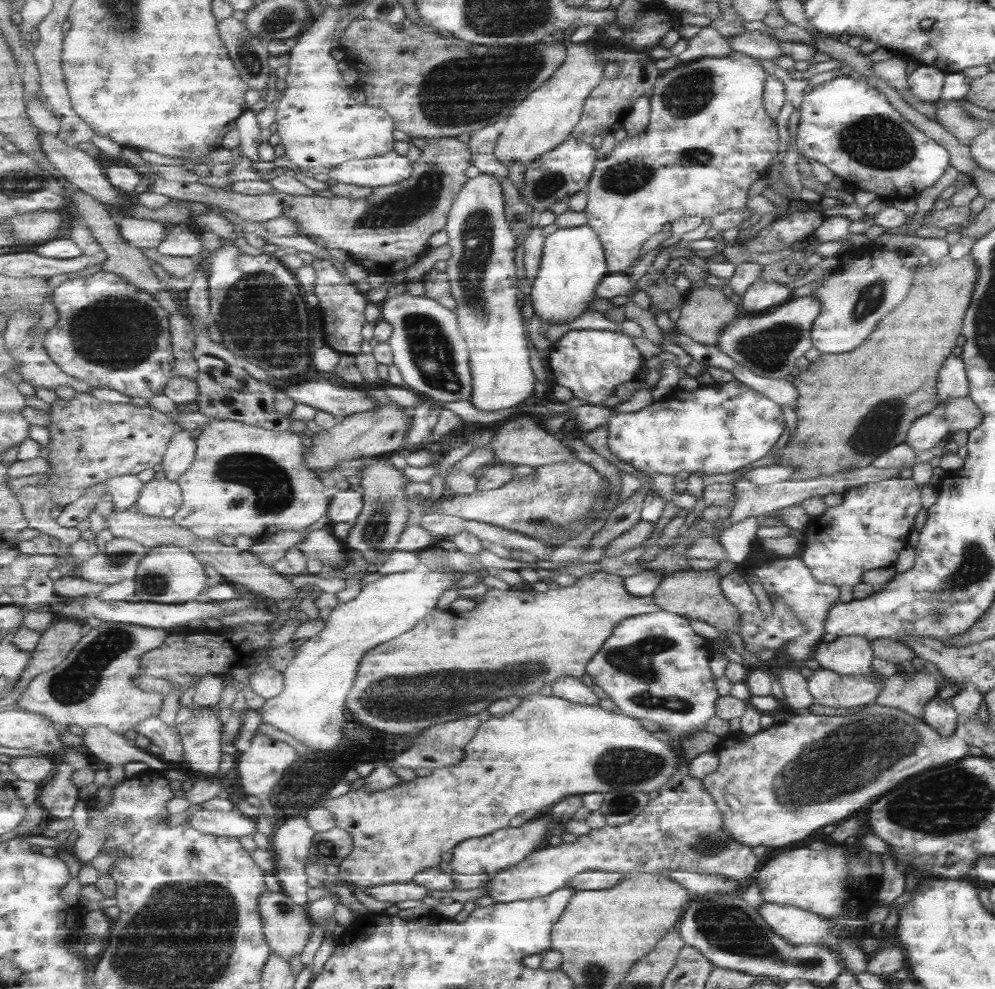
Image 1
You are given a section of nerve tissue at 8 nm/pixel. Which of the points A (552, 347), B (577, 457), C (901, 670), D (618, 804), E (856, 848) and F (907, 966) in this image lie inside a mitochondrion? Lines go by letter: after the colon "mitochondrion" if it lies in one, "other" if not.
A: other
B: other
C: other
D: mitochondrion
E: other
F: other

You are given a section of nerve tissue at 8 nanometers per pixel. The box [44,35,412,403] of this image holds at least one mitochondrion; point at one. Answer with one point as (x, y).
(257, 311)

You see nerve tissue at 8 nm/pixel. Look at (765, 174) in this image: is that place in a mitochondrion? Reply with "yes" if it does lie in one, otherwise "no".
no

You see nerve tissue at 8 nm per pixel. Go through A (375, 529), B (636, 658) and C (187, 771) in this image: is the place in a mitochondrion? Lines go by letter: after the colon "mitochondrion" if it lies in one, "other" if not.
A: mitochondrion
B: mitochondrion
C: other

